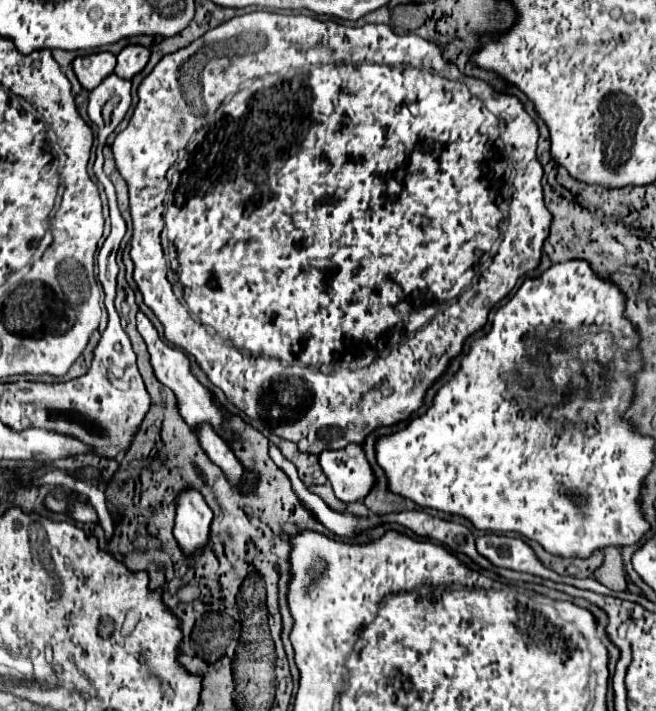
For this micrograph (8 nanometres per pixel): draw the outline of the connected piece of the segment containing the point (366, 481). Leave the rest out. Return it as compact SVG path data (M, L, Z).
M347 445L345 449L337 451L323 451L319 455L319 463L329 483L333 485L337 499L345 503L365 499L365 495L369 495L369 491L375 487L375 471L369 465L363 447L359 445Z

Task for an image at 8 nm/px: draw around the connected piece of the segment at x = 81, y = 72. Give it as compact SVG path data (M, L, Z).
M91 53L73 61L73 71L85 91L93 91L115 69L113 53Z

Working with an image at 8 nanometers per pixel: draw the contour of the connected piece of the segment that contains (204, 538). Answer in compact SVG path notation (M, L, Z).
M187 489L177 497L177 517L173 535L185 555L199 555L203 547L207 547L211 521L213 511L209 509L201 493L197 493L195 489Z

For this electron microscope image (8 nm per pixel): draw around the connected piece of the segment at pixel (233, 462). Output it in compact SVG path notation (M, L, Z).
M201 425L195 433L201 441L201 447L209 455L209 459L225 473L229 483L237 483L237 479L241 479L241 471L245 471L245 469L239 463L239 459L235 457L233 449L209 425Z

